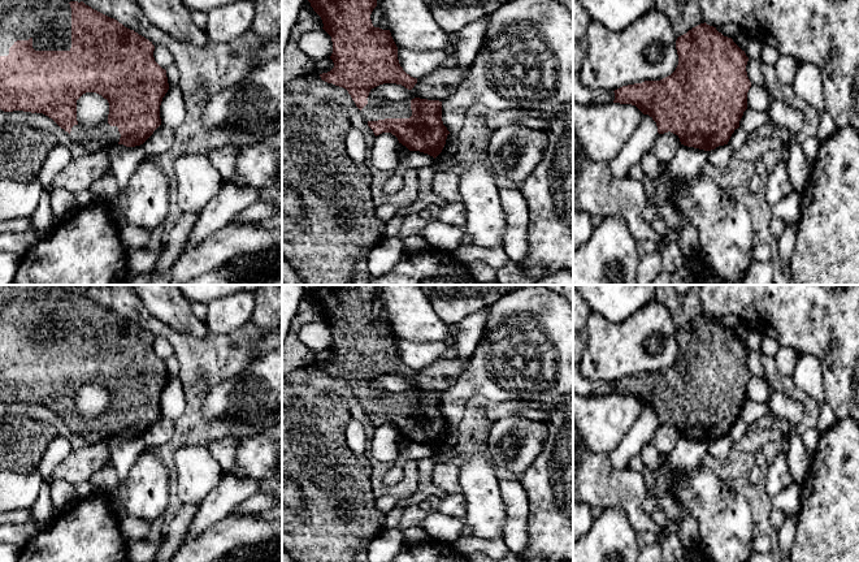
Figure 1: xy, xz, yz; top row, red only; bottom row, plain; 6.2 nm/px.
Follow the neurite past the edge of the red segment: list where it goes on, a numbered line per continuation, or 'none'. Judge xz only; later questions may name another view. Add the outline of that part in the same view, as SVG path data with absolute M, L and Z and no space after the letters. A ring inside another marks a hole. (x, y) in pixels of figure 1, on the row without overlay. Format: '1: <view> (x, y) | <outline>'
1: xz (402, 401) | M400 393L396 395L373 397L366 395L361 405L368 412L378 412L385 410L409 410L412 407L411 394Z

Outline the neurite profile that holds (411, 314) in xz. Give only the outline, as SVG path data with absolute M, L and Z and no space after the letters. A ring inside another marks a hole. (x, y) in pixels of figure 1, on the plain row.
M379 285L377 297L387 310L389 321L399 340L409 342L448 342L451 338L448 324L434 311L431 302L417 285Z

